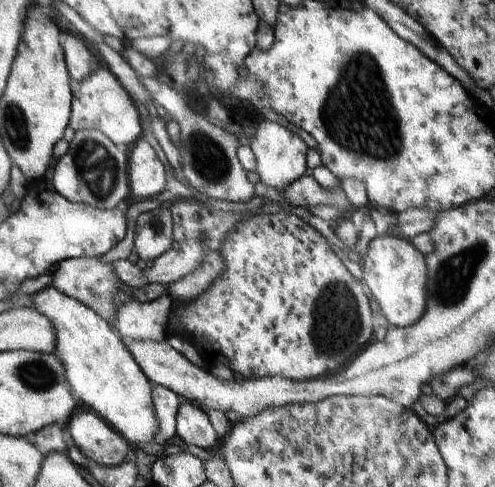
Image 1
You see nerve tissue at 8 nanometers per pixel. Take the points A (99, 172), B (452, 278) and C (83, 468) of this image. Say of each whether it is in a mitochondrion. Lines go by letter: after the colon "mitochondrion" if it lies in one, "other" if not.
A: mitochondrion
B: mitochondrion
C: other

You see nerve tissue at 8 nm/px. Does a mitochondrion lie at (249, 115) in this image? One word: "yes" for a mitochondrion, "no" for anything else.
no

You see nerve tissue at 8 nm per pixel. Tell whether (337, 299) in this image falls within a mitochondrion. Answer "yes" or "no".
yes

